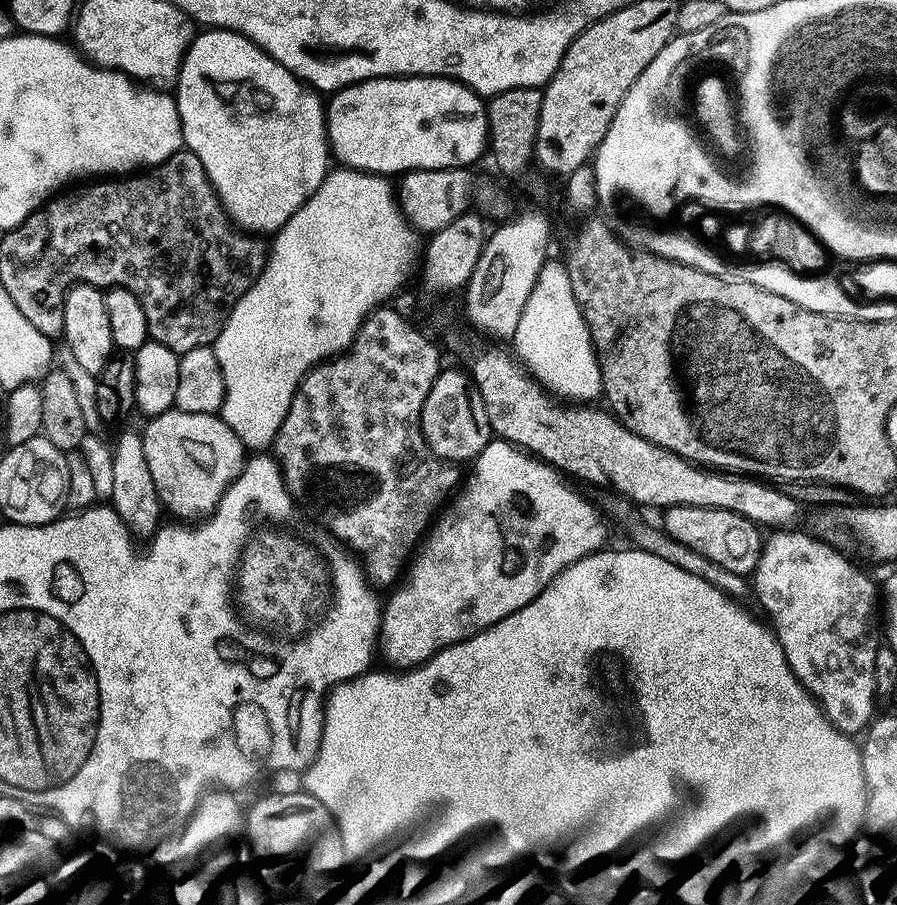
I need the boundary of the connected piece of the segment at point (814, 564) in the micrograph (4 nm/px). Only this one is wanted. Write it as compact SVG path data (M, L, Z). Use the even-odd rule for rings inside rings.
M776 530L771 533L764 541L763 548L760 549L760 557L756 563L755 572L751 573L751 591L754 593L754 600L764 607L764 612L768 615L767 623L770 625L776 640L782 646L786 662L790 670L800 680L800 685L804 687L816 699L820 709L826 714L826 718L838 730L849 734L863 733L868 725L873 723L874 711L872 712L872 698L877 697L876 679L874 678L874 666L876 665L876 650L878 641L872 637L872 627L876 624L876 596L878 600L878 584L863 572L856 564L851 564L836 547L827 539L817 538L815 535L804 532L792 532L796 530Z

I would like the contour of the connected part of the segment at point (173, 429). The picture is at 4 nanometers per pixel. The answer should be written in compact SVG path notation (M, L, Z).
M173 406L169 412L151 417L147 423L142 428L142 446L146 450L146 466L150 466L150 478L154 478L161 505L184 522L196 522L207 517L216 509L226 489L240 476L246 463L244 443L219 415L211 412L181 412Z

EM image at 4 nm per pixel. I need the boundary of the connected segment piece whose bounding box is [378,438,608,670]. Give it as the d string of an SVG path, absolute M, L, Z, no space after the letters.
M492 438L485 448L477 454L471 467L473 467L472 473L469 474L468 481L466 481L467 476L463 481L463 484L465 483L464 489L462 489L462 484L459 491L455 493L451 503L443 509L443 512L445 511L444 517L442 517L442 512L439 519L431 525L422 546L415 549L414 555L407 565L402 579L395 585L394 591L396 593L389 600L386 600L386 603L383 605L380 618L378 648L382 656L384 652L385 658L392 663L389 665L393 669L407 670L415 668L417 664L425 664L433 654L440 652L446 646L457 644L463 640L469 640L474 634L478 634L482 630L486 630L490 626L502 622L502 618L514 614L522 606L529 604L554 577L561 575L565 570L571 569L572 565L586 559L592 553L601 551L607 545L604 544L608 540L607 522L582 497L575 496L571 488L573 485L567 479L562 478L561 473L557 472L555 468L549 464L545 464L543 460L509 444L506 440Z

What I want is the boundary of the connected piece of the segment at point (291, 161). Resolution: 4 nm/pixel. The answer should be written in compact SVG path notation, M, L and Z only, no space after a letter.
M208 28L201 36L192 36L188 45L188 51L184 54L184 60L180 64L180 74L174 81L174 99L178 106L180 115L180 125L184 135L183 147L187 151L193 152L202 162L206 174L216 191L216 197L220 200L229 220L237 228L249 234L264 234L260 232L269 232L275 234L279 232L281 226L302 207L310 197L318 190L318 186L328 175L330 171L330 149L328 147L328 128L324 125L326 115L325 105L321 97L313 89L305 86L301 80L286 66L282 66L274 58L266 55L259 46L250 42L242 34L237 32L228 32L225 28Z

